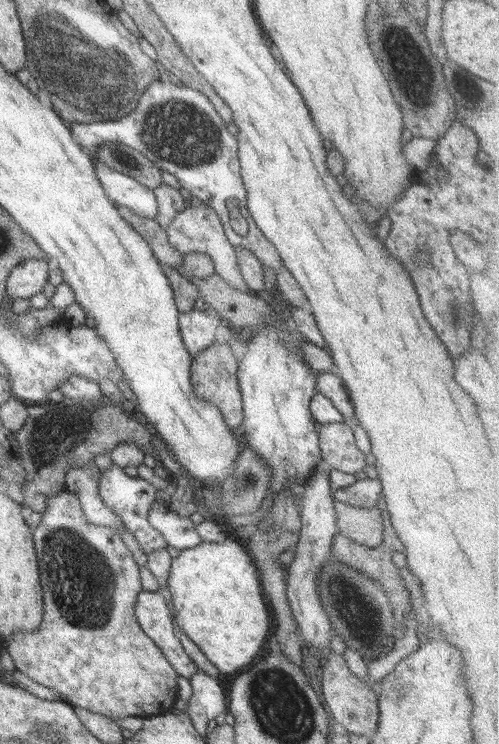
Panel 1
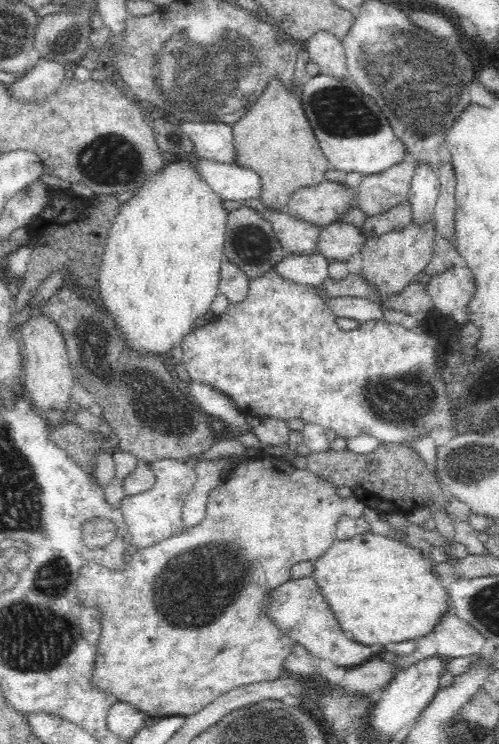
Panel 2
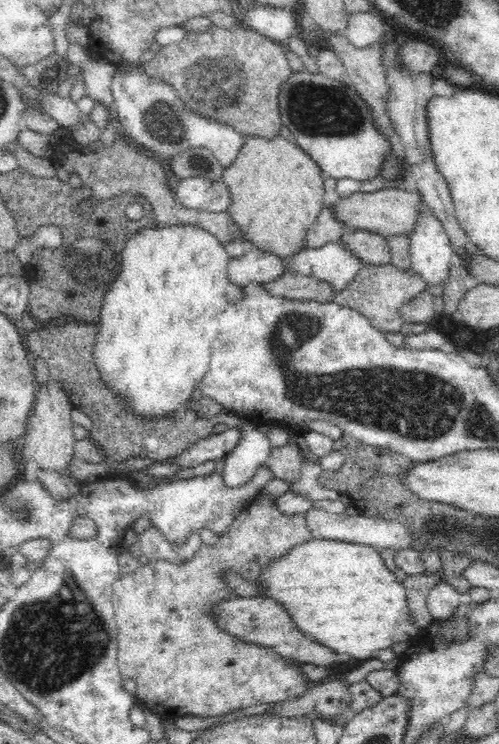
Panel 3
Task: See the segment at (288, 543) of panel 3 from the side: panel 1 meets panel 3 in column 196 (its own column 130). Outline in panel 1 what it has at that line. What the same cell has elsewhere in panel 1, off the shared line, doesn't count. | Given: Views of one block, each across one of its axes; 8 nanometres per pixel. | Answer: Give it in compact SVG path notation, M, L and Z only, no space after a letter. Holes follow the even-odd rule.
M64 488L47 498L46 510L33 538L44 590L44 614L37 630L17 632L10 637L6 650L15 669L34 682L56 690L62 702L72 708L104 714L116 722L125 717L146 718L172 712L178 699L179 675L137 621L137 594L143 591L140 566L119 534L111 528L92 524L83 515L79 496Z

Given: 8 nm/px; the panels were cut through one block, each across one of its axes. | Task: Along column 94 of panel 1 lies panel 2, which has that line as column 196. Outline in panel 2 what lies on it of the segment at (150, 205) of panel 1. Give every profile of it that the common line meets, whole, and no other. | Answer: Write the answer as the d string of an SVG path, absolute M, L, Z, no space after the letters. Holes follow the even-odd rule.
M198 158L196 169L200 179L222 201L240 202L260 196L260 177L248 168Z

